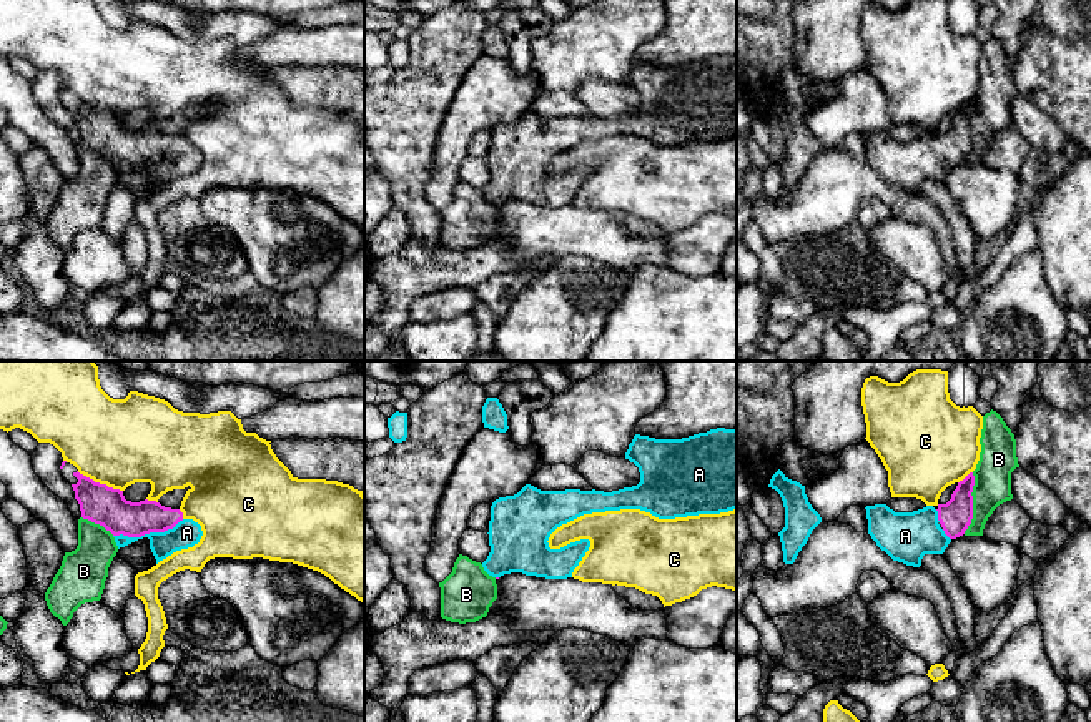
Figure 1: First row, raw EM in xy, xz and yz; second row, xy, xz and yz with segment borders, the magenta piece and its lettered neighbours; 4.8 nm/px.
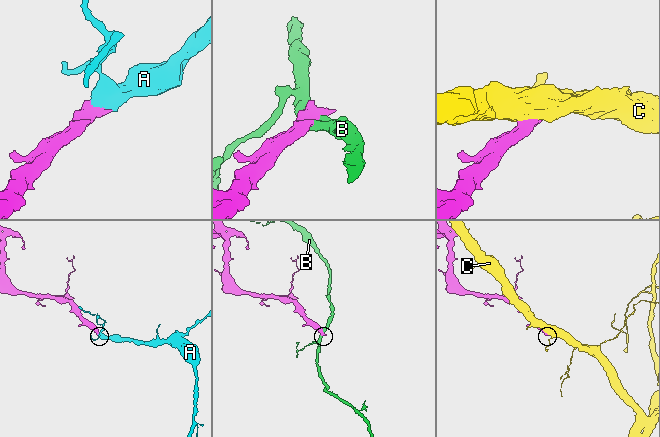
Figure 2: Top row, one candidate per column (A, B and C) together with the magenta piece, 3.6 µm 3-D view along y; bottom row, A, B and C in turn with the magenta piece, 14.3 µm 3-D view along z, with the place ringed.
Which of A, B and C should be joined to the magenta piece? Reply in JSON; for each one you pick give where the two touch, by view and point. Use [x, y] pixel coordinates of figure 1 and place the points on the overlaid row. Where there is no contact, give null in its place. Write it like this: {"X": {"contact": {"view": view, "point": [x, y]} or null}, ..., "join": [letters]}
{"A": {"contact": {"view": "xy", "point": [148, 533]}}, "join": ["A"]}

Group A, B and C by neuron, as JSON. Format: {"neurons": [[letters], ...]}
{"neurons": [["A"], ["B"], ["C"]]}

